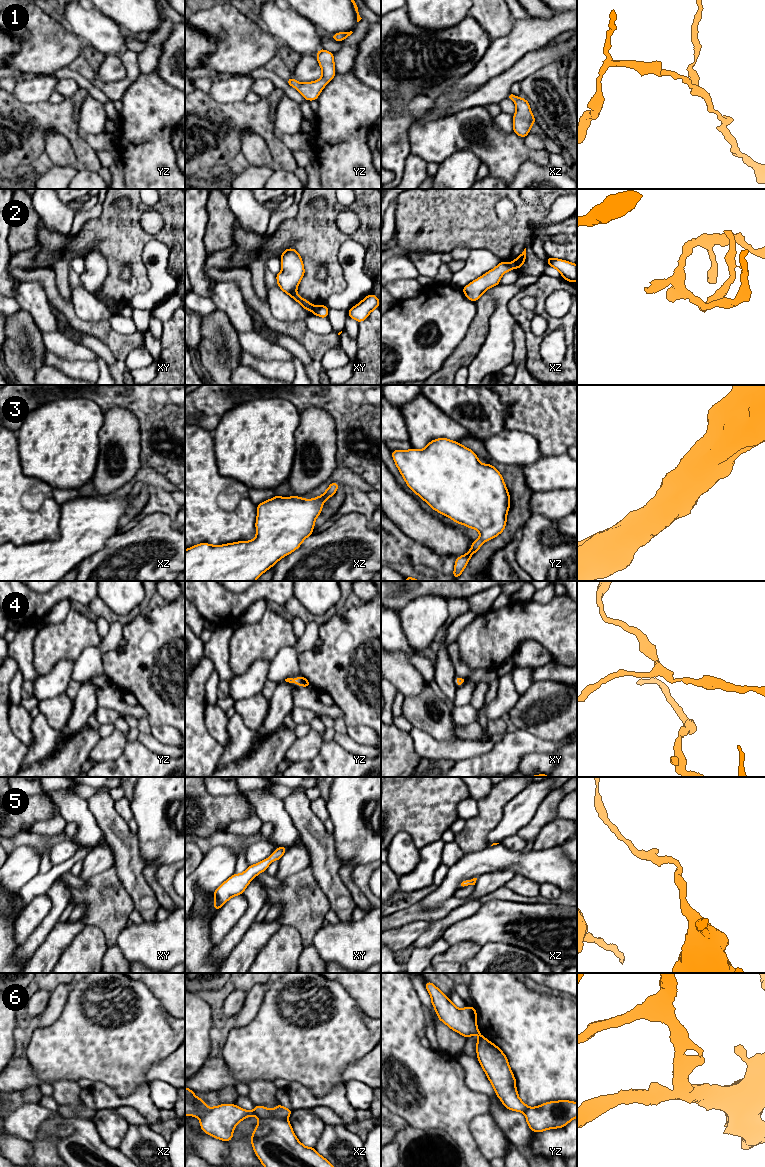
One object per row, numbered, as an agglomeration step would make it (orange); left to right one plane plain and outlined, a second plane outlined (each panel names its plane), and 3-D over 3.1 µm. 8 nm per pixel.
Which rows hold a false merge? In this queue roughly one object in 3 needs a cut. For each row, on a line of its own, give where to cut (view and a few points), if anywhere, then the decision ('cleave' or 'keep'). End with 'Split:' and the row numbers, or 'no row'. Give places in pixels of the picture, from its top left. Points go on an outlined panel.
1: cut none; keep
2: cut xz (511, 262), (517, 267); cleave
3: cut none; keep
4: cut none; keep
5: cut none; keep
6: cut xz (252, 1111), (261, 1117), (286, 1119); cleave
Split: 2, 6

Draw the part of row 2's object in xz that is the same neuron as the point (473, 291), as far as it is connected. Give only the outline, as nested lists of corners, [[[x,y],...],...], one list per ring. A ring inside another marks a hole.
[[[502,261],[492,270],[470,282],[467,286],[462,288],[462,291],[470,301],[476,302],[487,289],[500,284],[500,279],[504,273],[515,268],[517,267],[512,263]]]

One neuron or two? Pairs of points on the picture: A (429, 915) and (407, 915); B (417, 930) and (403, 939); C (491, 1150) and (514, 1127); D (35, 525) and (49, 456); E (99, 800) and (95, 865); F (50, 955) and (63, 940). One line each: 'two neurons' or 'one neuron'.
A: one neuron
B: one neuron
C: two neurons
D: two neurons
E: two neurons
F: one neuron

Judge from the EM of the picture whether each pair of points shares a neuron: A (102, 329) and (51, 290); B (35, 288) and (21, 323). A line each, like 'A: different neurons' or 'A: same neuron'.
A: same neuron
B: different neurons

